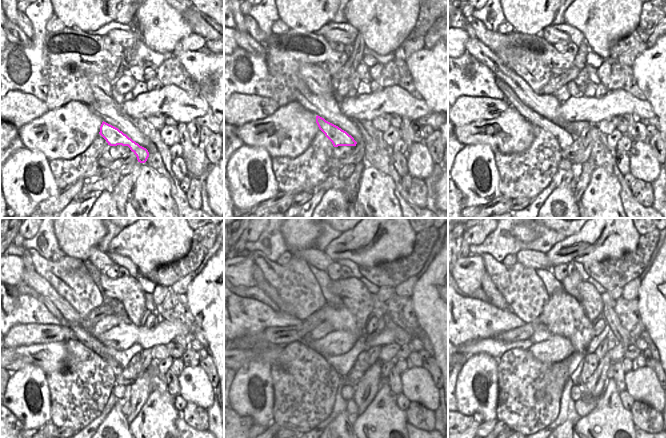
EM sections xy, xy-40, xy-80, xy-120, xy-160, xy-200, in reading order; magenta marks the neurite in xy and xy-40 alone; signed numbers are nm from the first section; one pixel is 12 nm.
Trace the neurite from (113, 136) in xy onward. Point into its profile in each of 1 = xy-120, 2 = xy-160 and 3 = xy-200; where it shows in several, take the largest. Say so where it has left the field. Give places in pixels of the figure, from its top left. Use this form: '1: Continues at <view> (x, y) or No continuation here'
1: Continues at xy-120 (80, 333)
2: Continues at xy-160 (254, 292)
3: Continues at xy-200 (480, 294).

